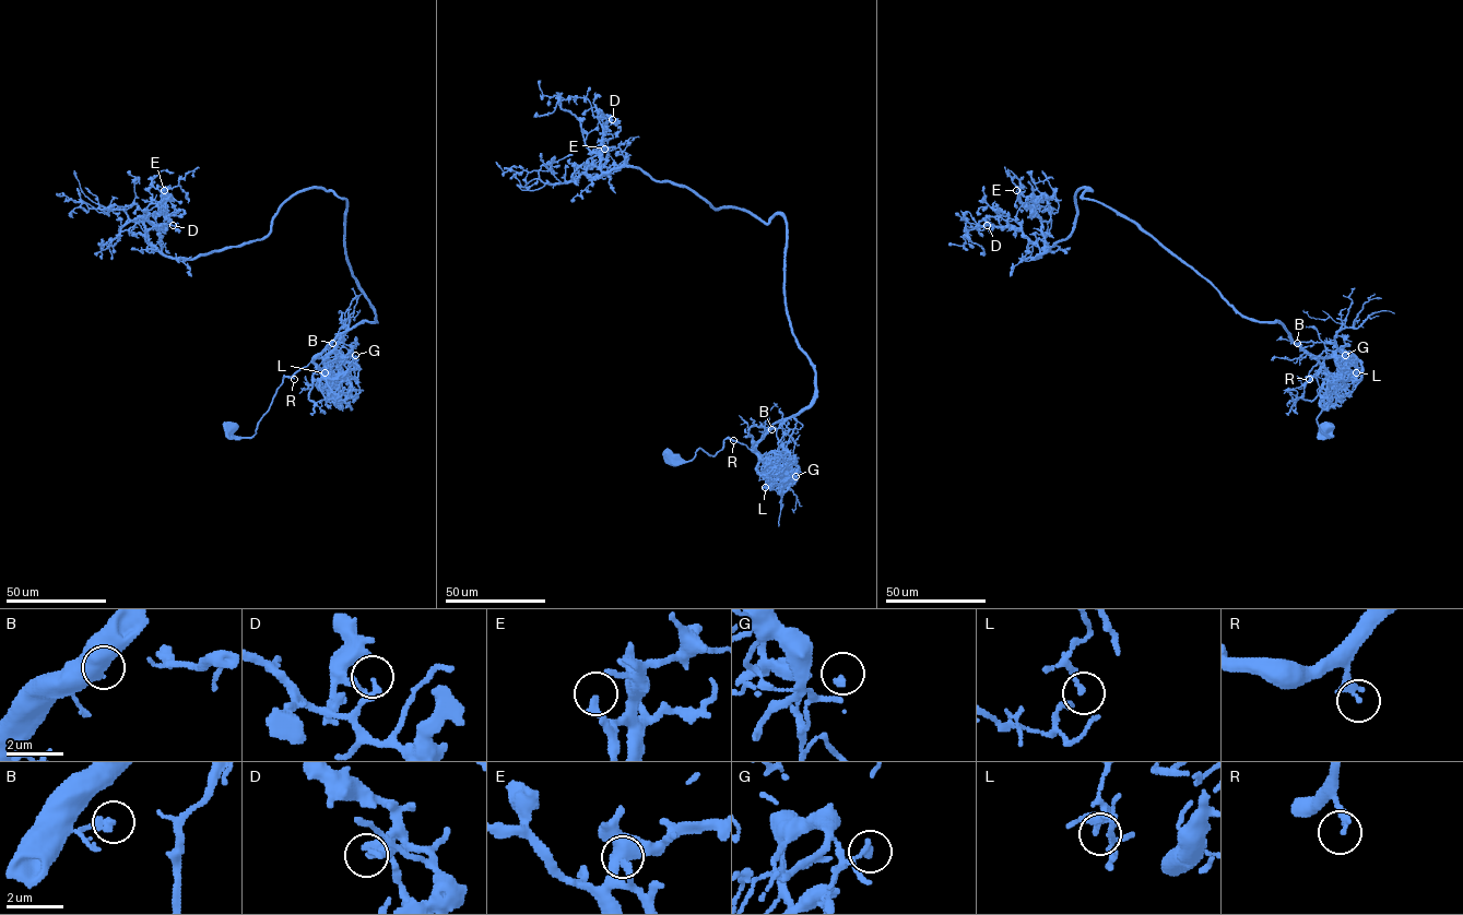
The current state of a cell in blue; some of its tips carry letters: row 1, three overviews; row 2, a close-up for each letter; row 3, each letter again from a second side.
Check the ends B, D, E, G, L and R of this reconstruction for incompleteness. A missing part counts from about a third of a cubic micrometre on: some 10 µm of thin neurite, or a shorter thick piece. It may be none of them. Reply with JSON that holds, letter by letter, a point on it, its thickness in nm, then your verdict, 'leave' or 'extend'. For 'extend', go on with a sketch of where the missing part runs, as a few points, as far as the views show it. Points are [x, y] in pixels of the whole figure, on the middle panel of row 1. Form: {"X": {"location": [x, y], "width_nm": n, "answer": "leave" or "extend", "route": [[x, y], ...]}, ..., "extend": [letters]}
{"B": {"location": [771, 429], "width_nm": 220, "answer": "leave"}, "D": {"location": [612, 119], "width_nm": 170, "answer": "leave"}, "E": {"location": [604, 149], "width_nm": 200, "answer": "leave"}, "G": {"location": [795, 476], "width_nm": 190, "answer": "extend", "route": [[795, 476], [801, 442]]}, "L": {"location": [765, 487], "width_nm": 180, "answer": "leave"}, "R": {"location": [733, 440], "width_nm": 280, "answer": "leave"}, "extend": ["G"]}

